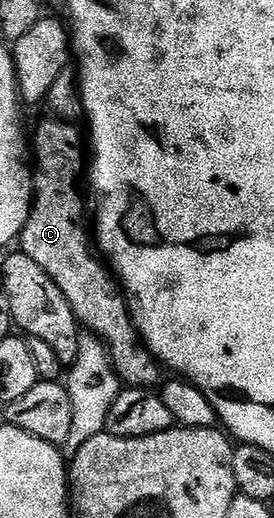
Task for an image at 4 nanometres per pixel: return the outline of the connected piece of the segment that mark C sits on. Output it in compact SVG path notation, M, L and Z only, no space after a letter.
M48 118L49 120L45 120L41 125L37 128L37 133L32 133L31 136L31 156L35 161L33 164L33 209L31 210L31 214L27 218L27 226L21 232L21 239L19 241L20 251L25 252L31 258L35 258L35 262L39 262L39 266L43 266L43 270L47 270L47 274L53 279L55 284L59 286L61 290L63 290L63 294L67 298L67 302L73 308L73 313L76 314L78 321L82 325L85 324L90 333L96 334L100 336L102 342L104 342L106 348L109 349L109 353L111 354L111 358L113 359L113 365L115 366L115 370L117 371L117 377L121 380L122 385L128 386L130 388L147 388L150 390L156 389L158 385L162 383L163 375L161 376L161 372L163 373L163 368L160 363L152 356L149 352L149 349L145 347L141 335L137 332L137 326L133 323L133 317L131 315L130 305L127 303L127 297L117 279L116 276L113 275L112 271L107 267L106 261L102 259L100 255L95 251L95 240L91 235L91 228L85 225L85 200L81 197L81 171L86 171L87 168L87 144L83 139L83 132L80 127L76 123L69 123L67 121L63 121L56 118Z

